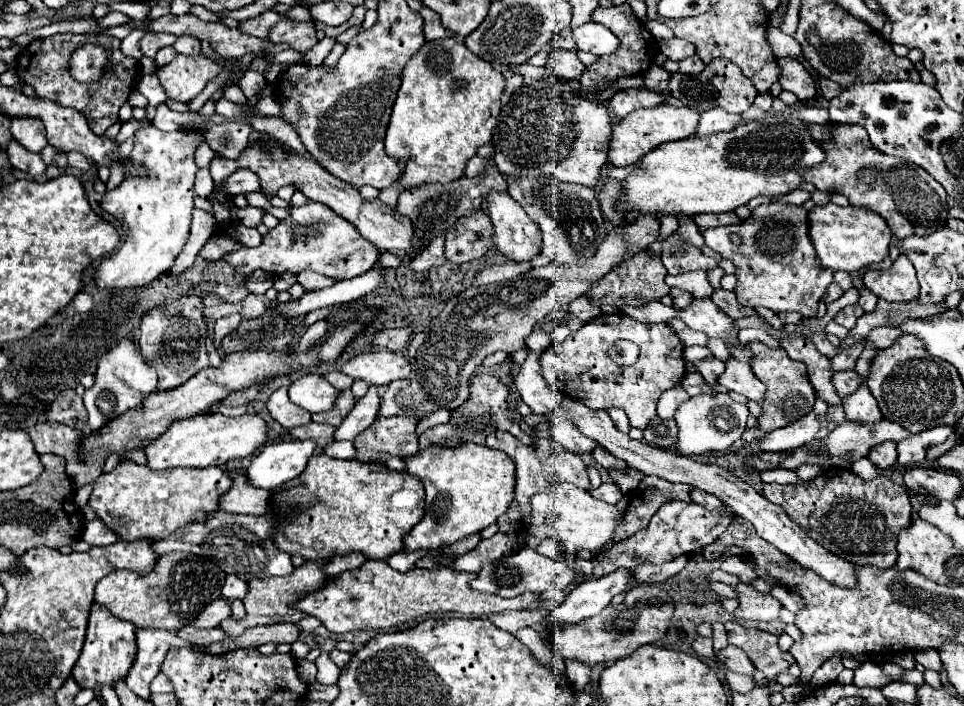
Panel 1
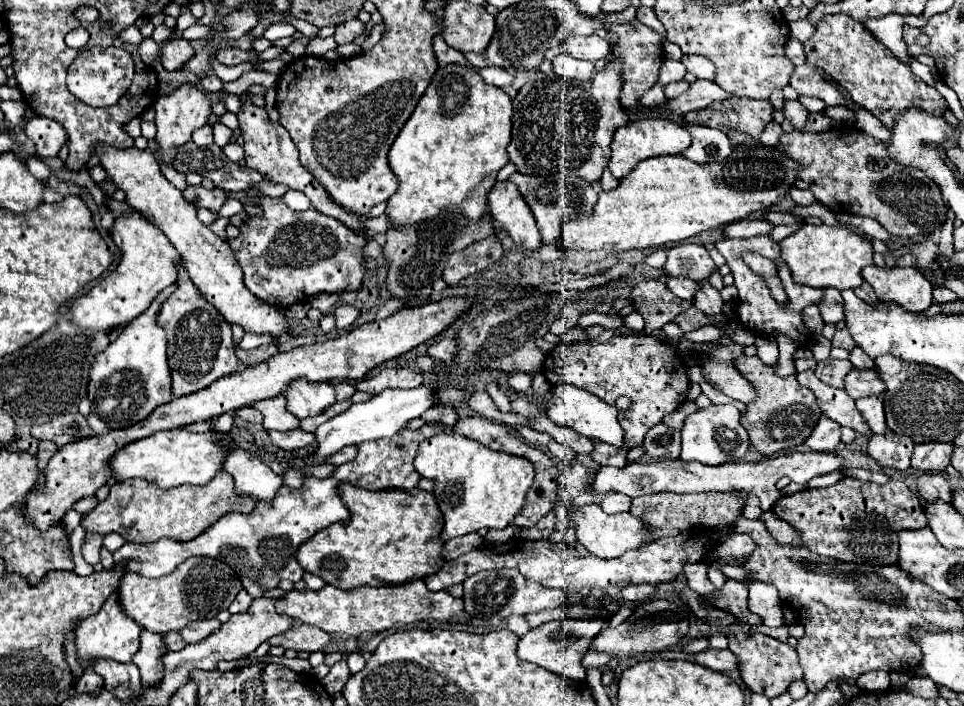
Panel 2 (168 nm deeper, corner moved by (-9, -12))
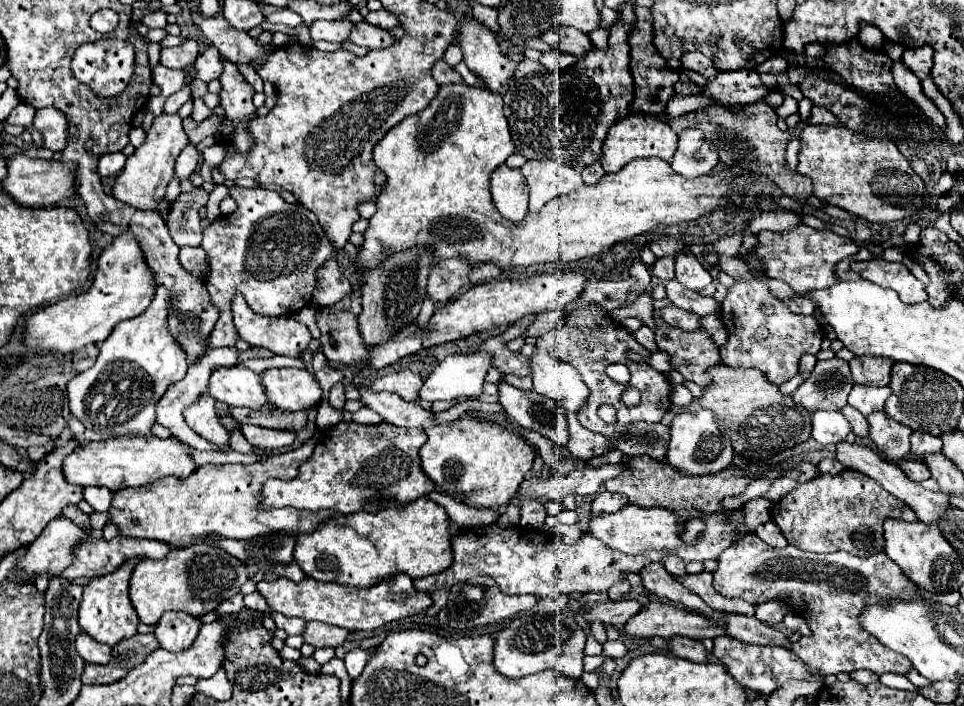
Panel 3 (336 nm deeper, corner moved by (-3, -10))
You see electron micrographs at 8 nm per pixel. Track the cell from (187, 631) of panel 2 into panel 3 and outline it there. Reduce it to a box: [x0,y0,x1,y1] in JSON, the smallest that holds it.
[155,612,201,652]

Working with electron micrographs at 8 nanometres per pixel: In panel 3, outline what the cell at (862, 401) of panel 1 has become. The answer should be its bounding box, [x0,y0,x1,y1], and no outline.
[849,386,891,416]

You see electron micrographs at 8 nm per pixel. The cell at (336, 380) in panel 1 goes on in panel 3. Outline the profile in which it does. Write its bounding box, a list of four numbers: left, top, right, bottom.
[329,382,345,408]

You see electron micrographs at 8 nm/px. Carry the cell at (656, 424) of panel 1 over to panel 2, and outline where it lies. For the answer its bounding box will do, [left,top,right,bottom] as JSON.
[643,424,681,460]

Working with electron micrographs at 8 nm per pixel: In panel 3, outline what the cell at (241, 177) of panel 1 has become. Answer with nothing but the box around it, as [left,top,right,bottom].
[167,188,207,246]

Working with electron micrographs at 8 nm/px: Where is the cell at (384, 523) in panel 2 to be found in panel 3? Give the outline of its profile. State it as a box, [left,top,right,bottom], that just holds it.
[295,496,451,588]

